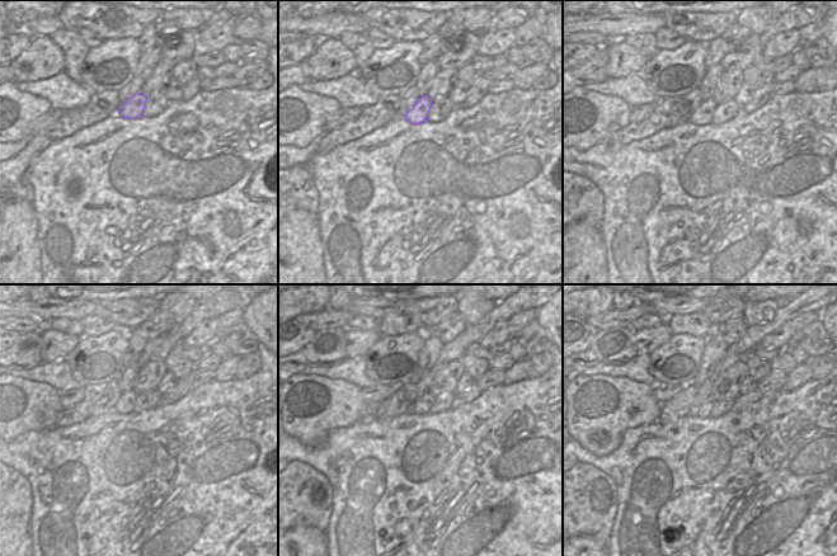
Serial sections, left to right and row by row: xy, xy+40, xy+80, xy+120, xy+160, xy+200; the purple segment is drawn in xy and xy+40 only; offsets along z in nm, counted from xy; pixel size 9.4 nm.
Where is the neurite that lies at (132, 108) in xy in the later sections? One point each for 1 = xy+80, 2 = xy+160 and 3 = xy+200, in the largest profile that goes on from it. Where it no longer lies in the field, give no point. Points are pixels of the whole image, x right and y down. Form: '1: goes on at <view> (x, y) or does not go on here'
1: goes on at xy+80 (703, 116)
2: goes on at xy+160 (422, 405)
3: goes on at xy+200 (704, 410)

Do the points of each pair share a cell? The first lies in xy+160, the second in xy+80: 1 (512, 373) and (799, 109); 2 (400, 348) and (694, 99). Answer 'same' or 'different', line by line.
1: different
2: different

